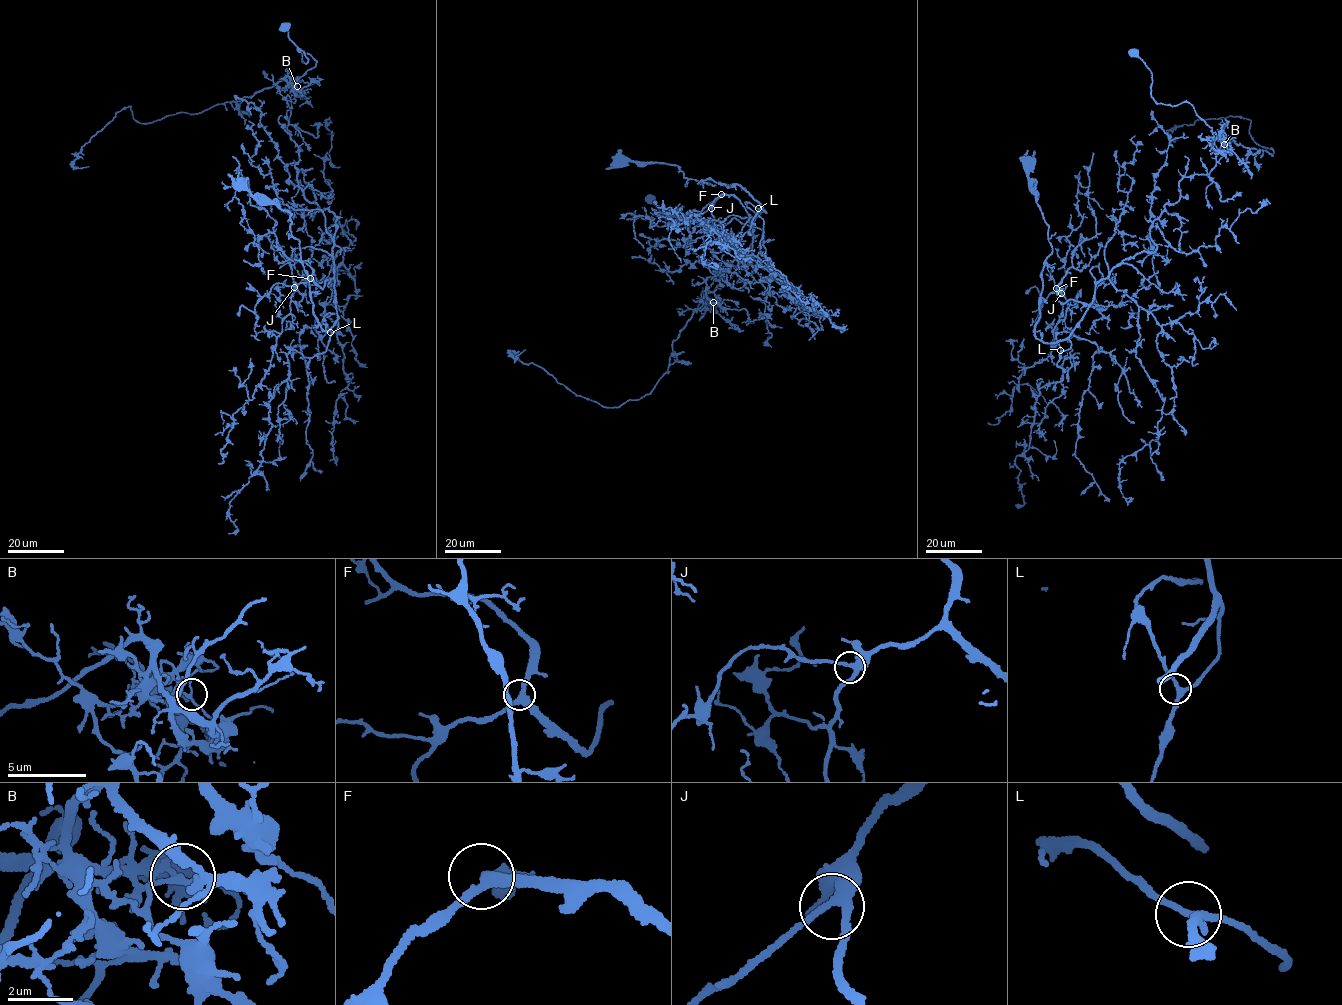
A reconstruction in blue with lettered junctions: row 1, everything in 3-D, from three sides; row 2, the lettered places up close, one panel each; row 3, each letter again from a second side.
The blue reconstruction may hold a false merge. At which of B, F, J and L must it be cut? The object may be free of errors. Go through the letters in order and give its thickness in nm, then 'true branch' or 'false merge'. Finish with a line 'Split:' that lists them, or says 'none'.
B: calibre 130 nm; false merge
F: calibre 300 nm; true branch
J: calibre 280 nm; true branch
L: calibre 220 nm; true branch
Split: B

